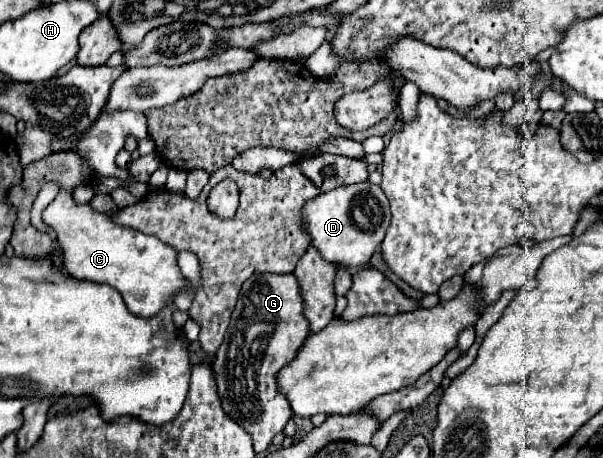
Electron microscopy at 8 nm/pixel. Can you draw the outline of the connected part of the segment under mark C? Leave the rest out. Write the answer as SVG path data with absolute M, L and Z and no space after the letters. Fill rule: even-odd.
M60 192L42 212L42 222L50 224L64 250L64 264L72 278L116 288L128 310L140 318L158 316L166 302L188 282L178 266L178 250L156 236L134 232L114 224L106 214L92 212L88 204L76 206L72 194Z

